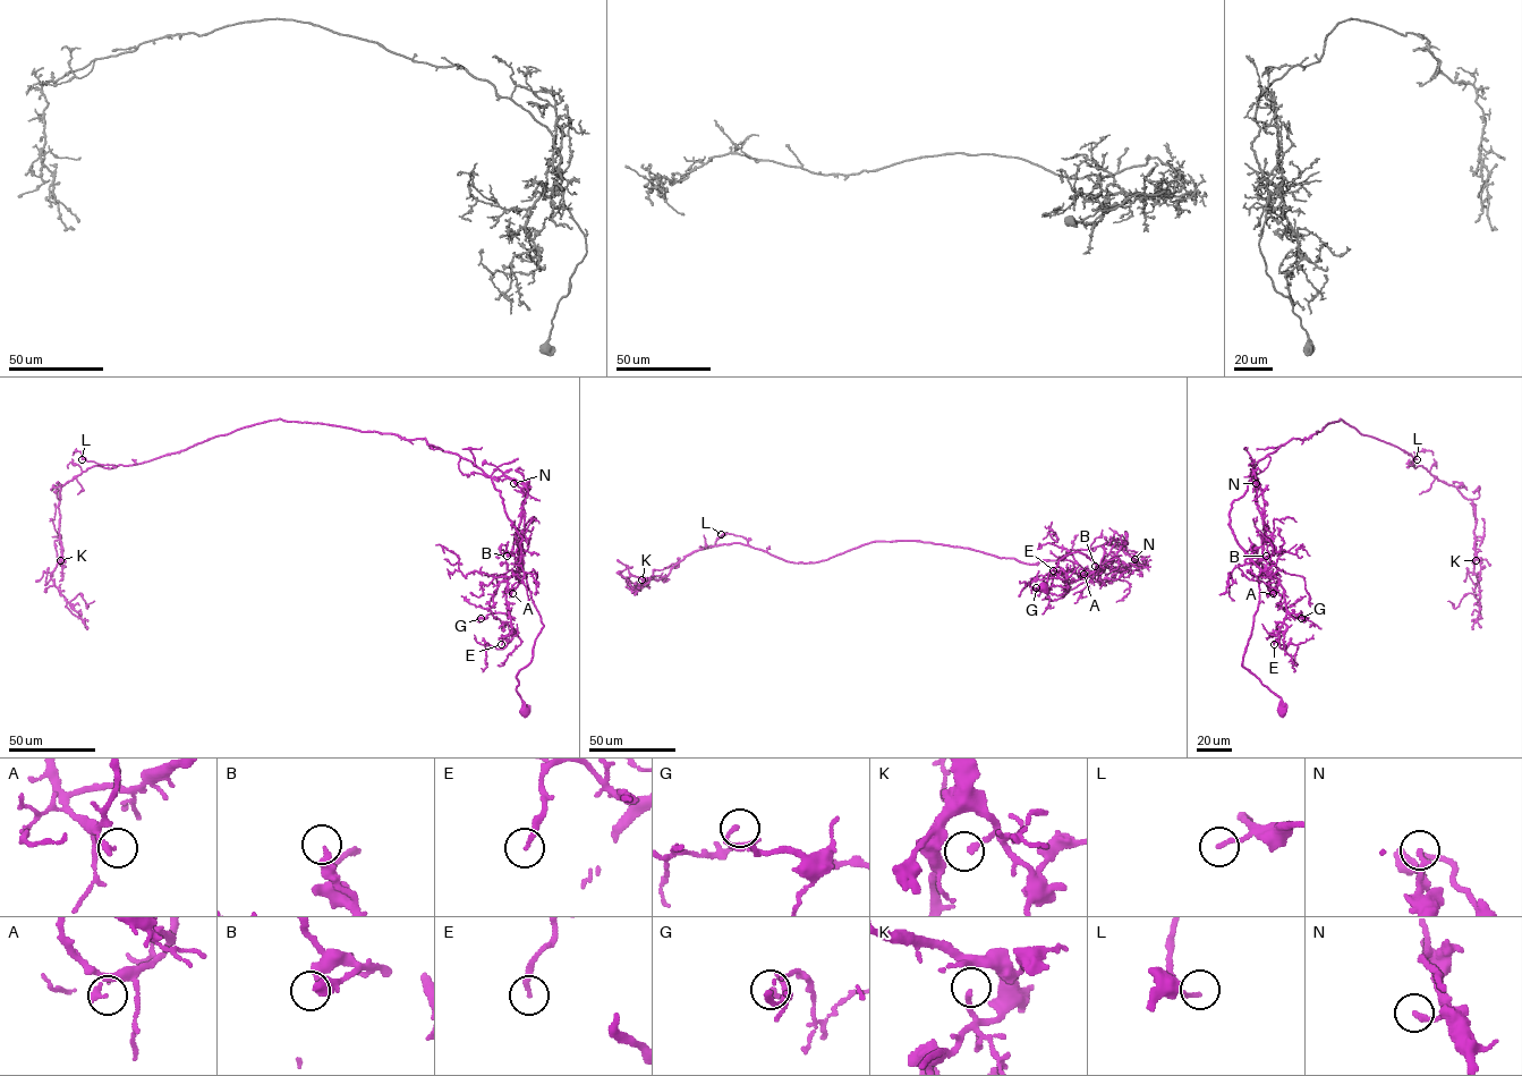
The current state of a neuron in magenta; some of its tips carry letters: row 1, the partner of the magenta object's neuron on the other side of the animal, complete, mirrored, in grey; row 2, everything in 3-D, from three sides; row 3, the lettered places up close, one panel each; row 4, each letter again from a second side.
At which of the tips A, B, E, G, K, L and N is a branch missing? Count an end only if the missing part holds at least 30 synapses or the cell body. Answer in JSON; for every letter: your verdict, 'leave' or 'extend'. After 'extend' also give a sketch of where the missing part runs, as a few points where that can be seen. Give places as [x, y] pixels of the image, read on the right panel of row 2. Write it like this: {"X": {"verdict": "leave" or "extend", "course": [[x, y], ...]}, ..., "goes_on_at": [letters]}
{"A": {"verdict": "leave"}, "B": {"verdict": "leave"}, "E": {"verdict": "leave"}, "G": {"verdict": "leave"}, "K": {"verdict": "leave"}, "L": {"verdict": "leave"}, "N": {"verdict": "extend", "course": [[1256, 483], [1240, 482], [1234, 496], [1221, 508], [1223, 513]]}, "goes_on_at": ["N"]}

